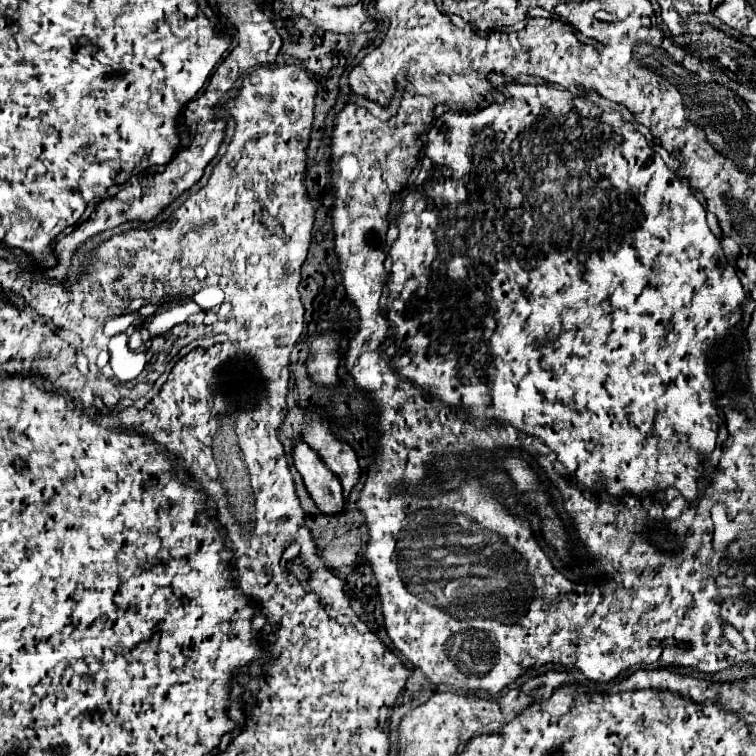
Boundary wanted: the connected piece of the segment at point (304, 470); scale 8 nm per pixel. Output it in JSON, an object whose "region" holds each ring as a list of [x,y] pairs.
{"region":[[[298,442],[294,448],[294,466],[304,478],[306,490],[322,514],[342,514],[344,496],[338,478],[320,462],[320,456],[312,452],[306,442]]]}

